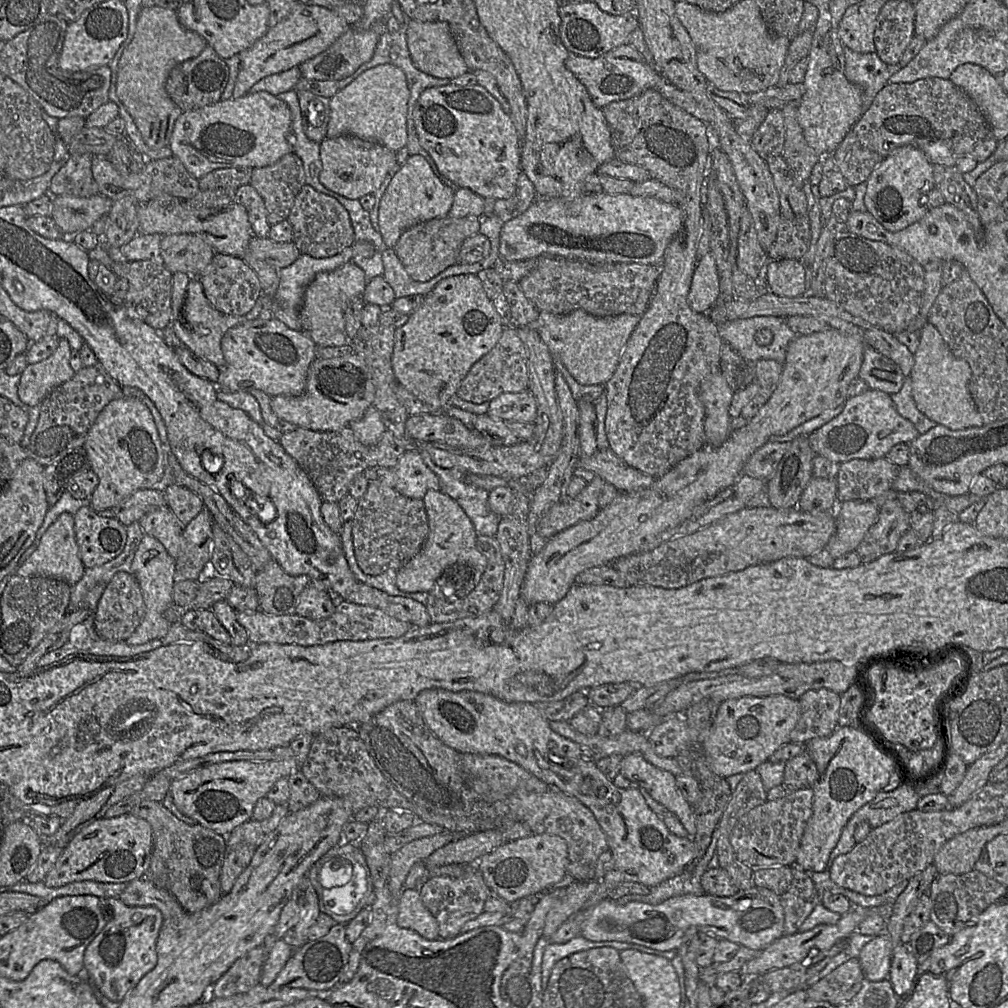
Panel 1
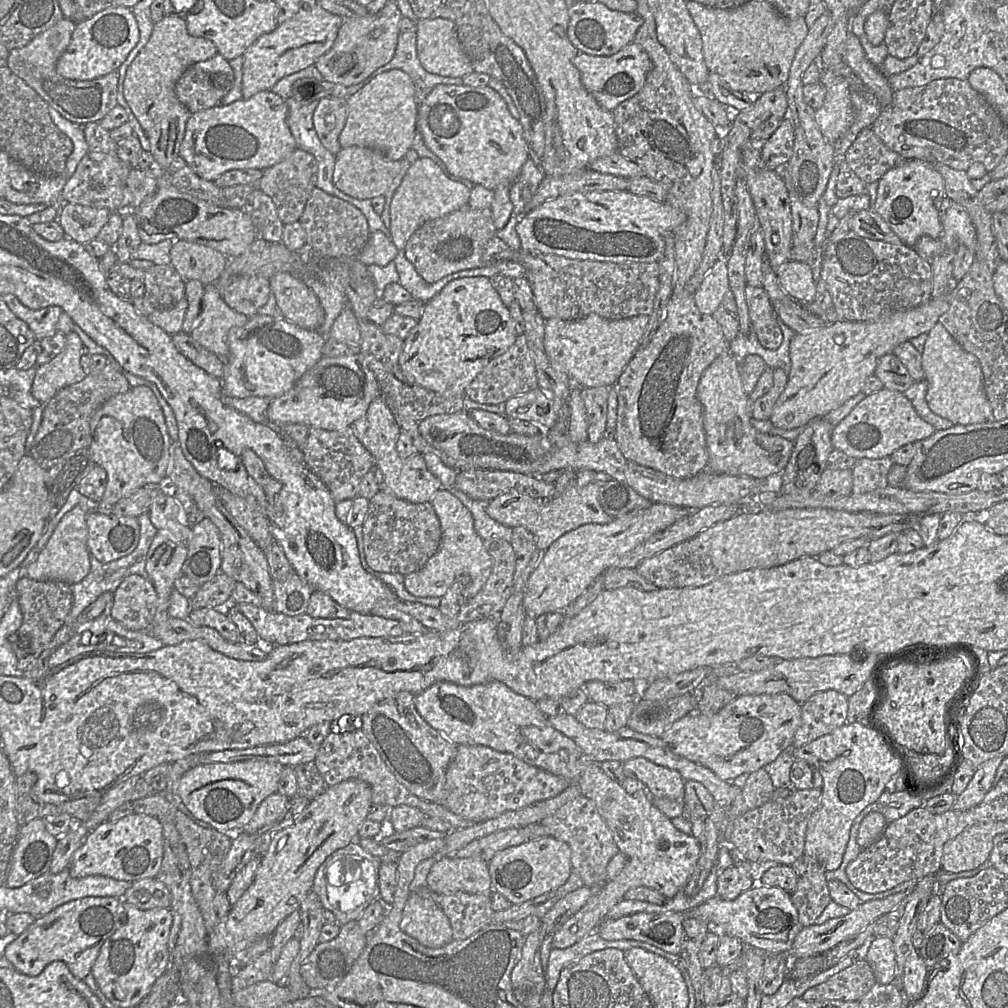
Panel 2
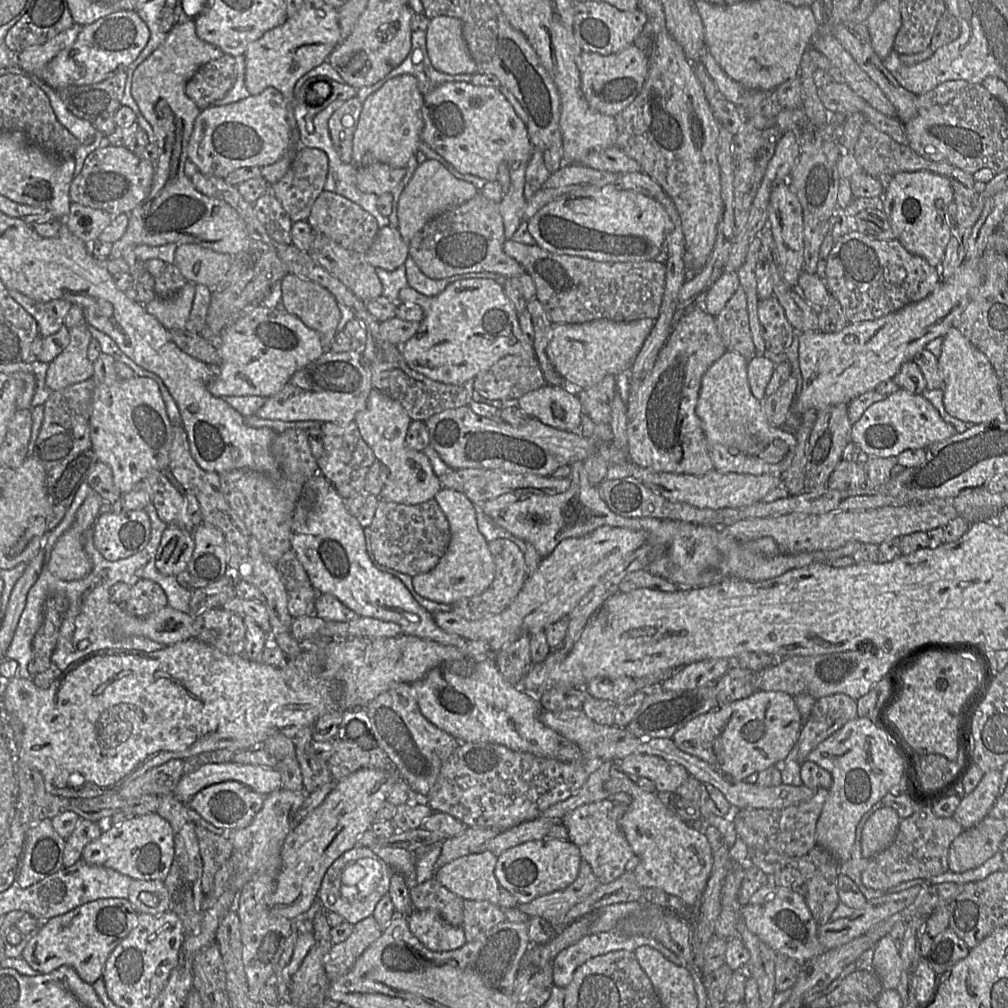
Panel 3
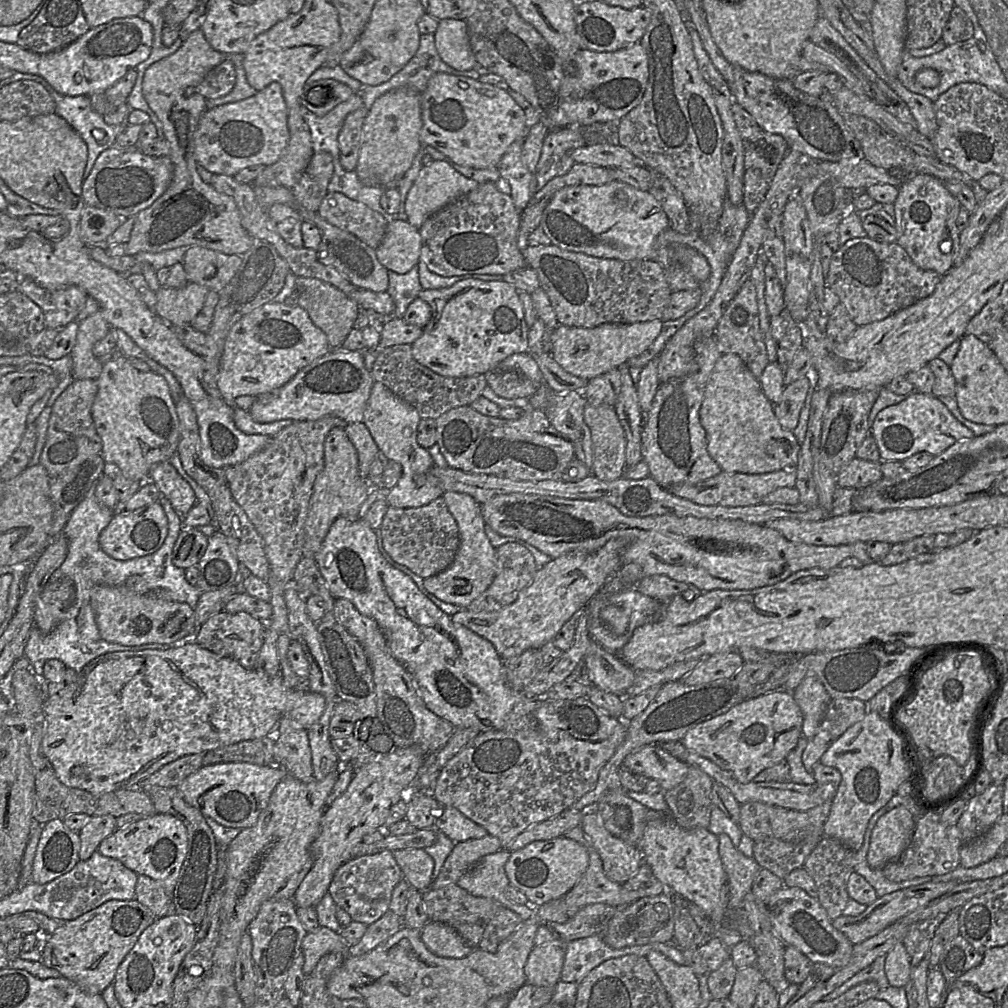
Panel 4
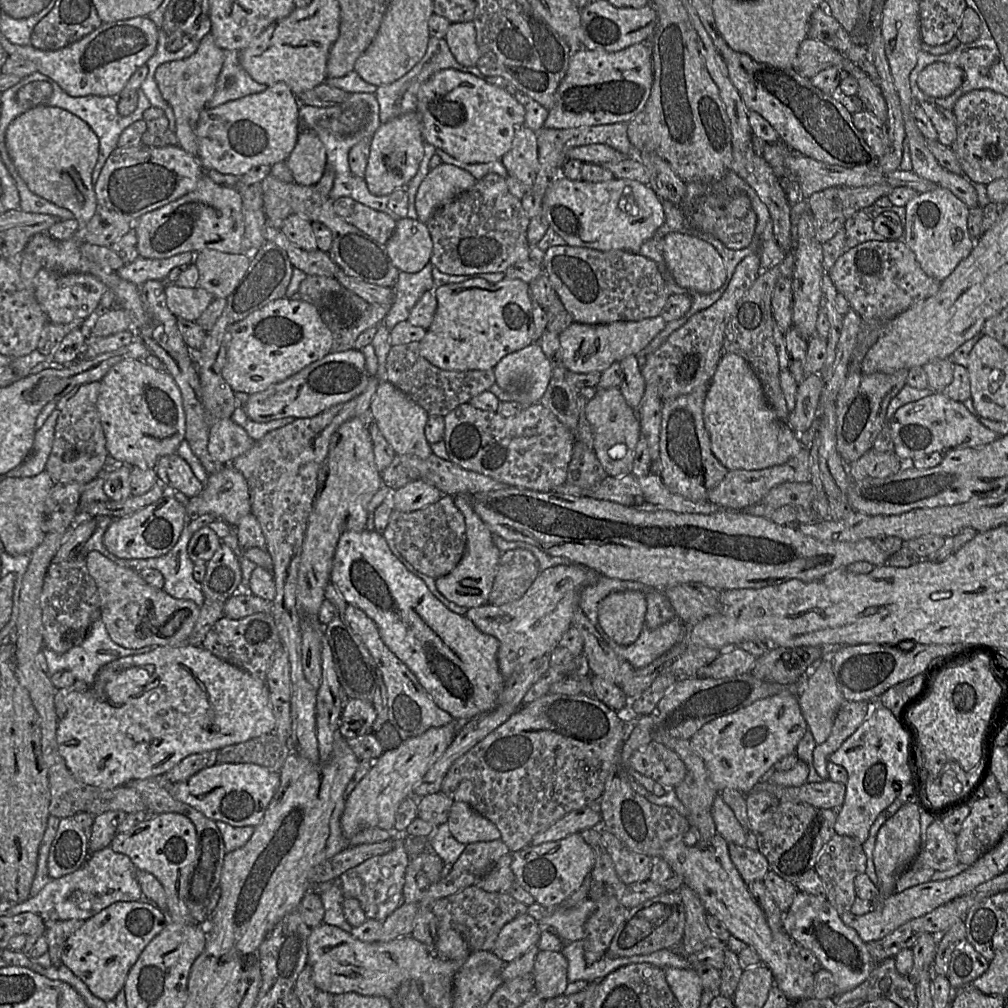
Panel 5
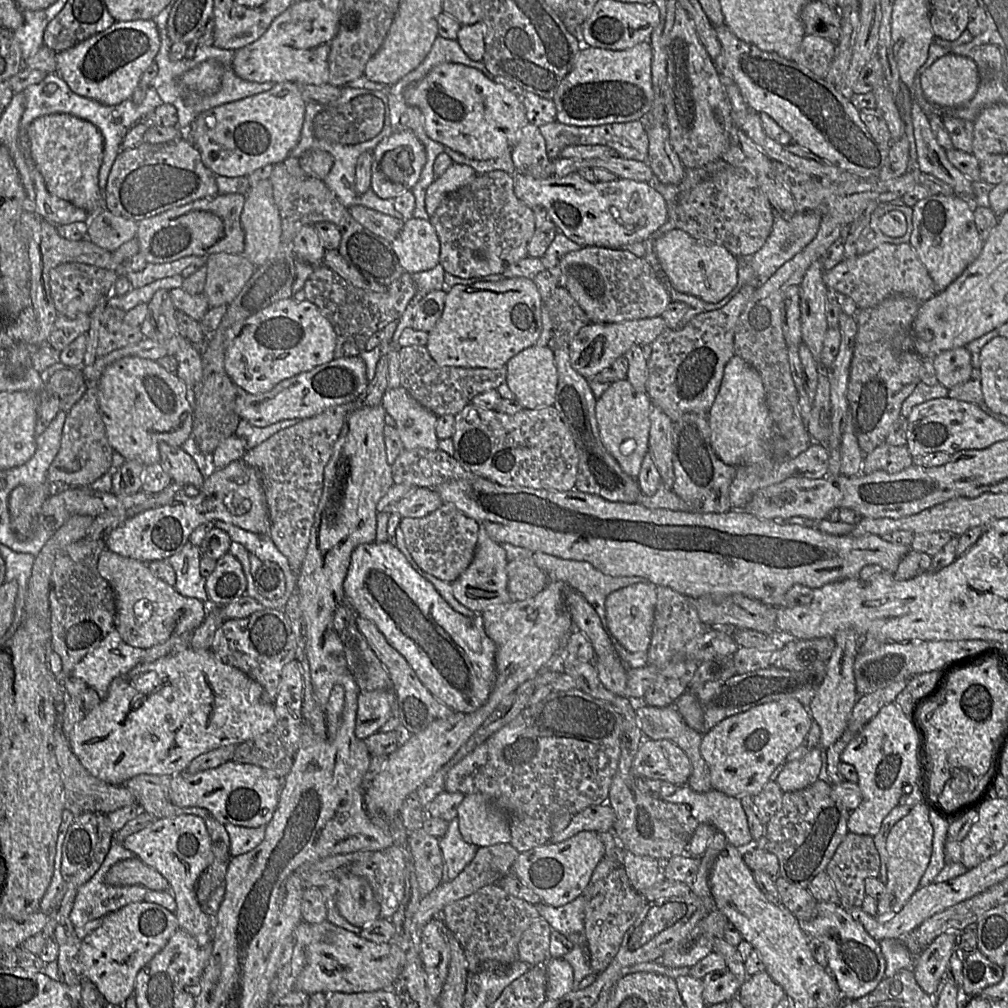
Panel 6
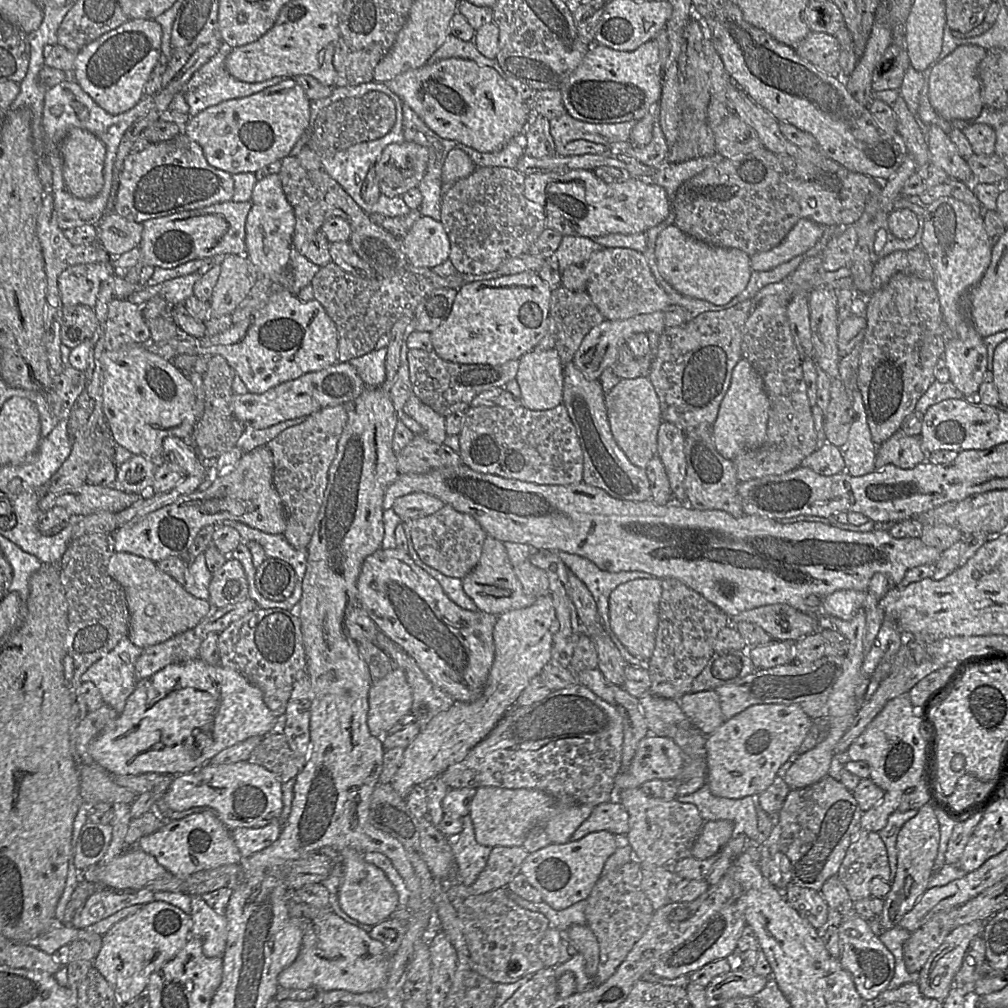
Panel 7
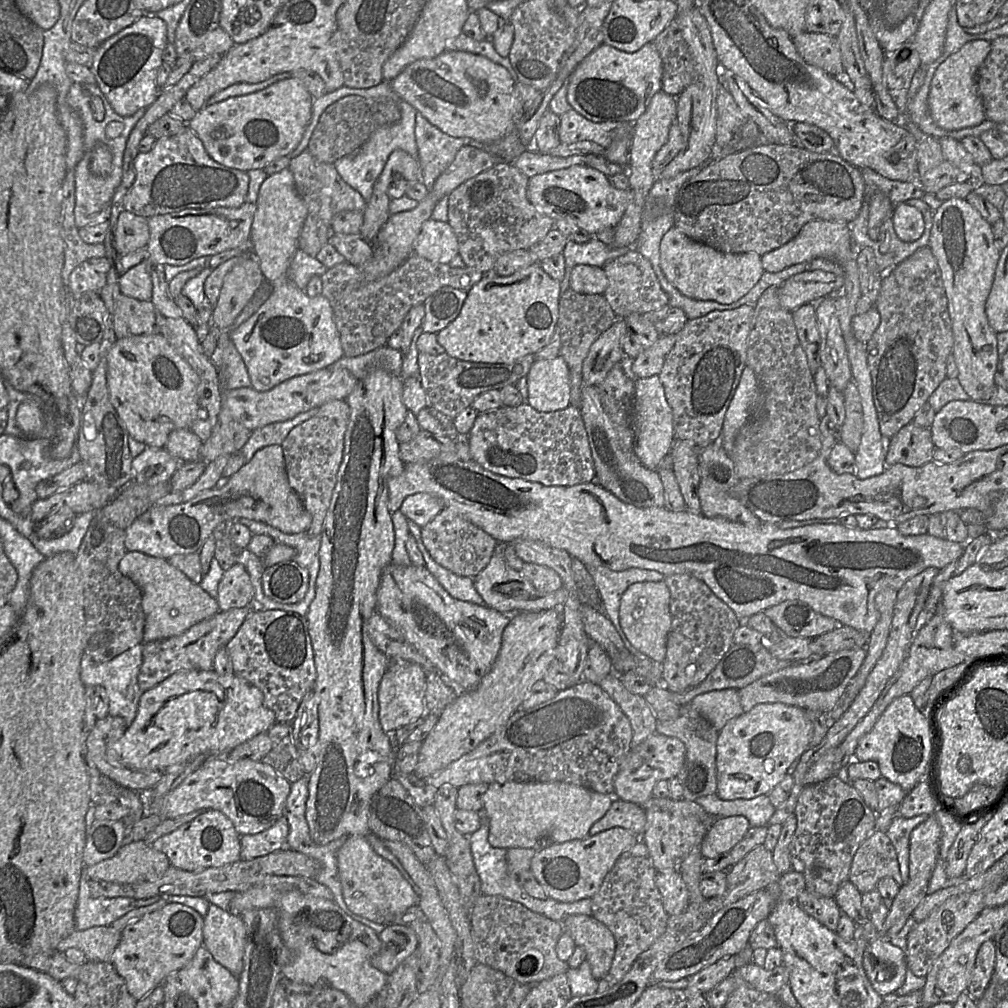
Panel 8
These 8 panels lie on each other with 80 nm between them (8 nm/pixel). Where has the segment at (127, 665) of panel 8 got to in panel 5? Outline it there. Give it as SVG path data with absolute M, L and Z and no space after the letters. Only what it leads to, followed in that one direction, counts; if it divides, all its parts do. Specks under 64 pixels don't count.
M97 619L92 623L88 635L81 645L75 646L63 654L57 654L53 650L45 647L42 653L45 657L50 675L60 670L67 670L71 672L78 681L83 681L90 686L94 683L98 672L107 664L122 657L147 653L154 648L155 646L145 646L138 649L130 649L116 644L110 638L103 622Z

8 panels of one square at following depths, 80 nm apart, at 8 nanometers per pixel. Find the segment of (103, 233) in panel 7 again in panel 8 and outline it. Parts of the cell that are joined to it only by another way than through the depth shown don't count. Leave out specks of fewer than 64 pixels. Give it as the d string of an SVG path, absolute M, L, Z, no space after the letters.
M123 211L117 218L112 235L114 247L120 256L145 250L150 237L148 218Z

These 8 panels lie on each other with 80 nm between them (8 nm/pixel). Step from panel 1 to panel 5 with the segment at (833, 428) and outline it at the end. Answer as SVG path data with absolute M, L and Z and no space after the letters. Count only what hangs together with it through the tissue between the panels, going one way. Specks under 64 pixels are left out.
M940 392L901 406L896 410L889 424L894 443L893 452L904 463L932 452L944 454L953 449L981 447L1000 436L985 427L980 422L979 416L965 404L950 399Z

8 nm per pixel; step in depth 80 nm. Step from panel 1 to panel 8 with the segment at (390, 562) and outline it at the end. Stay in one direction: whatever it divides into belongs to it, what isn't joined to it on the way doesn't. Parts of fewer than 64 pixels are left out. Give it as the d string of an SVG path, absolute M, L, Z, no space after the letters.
M444 508L429 523L421 527L421 540L435 562L451 572L474 578L489 563L497 541L480 527L457 514L450 508Z

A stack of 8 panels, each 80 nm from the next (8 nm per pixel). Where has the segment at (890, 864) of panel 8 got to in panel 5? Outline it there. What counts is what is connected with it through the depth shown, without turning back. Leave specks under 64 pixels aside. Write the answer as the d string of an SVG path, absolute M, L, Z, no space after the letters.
M835 834L822 850L814 870L823 882L826 900L840 916L849 912L857 899L854 879L857 875L865 874L866 866L867 857L863 850L863 844L853 837Z

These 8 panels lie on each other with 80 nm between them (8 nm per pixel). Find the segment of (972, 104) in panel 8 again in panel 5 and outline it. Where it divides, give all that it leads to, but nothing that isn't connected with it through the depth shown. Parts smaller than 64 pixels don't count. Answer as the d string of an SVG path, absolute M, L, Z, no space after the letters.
M935 62L923 69L917 78L921 91L933 98L952 95L964 80L964 71L951 64Z

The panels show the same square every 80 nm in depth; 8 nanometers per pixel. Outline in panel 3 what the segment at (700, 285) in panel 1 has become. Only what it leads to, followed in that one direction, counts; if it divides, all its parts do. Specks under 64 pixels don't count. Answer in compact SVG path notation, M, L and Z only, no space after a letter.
M723 271L720 277L704 292L702 304L704 311L715 317L739 288L740 281L737 273Z

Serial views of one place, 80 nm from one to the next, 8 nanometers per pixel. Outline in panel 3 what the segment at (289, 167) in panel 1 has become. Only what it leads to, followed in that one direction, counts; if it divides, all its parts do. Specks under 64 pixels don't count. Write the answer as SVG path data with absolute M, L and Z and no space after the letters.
M301 148L287 173L270 185L271 193L280 201L293 223L307 221L315 201L324 191L328 170L329 159L325 152L315 148Z

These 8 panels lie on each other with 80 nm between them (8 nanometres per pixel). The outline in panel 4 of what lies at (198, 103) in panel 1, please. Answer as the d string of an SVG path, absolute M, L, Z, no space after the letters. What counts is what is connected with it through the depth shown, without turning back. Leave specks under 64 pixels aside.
M229 59L224 60L213 68L196 87L189 87L186 96L200 94L206 100L216 99L227 95L234 87L236 80L235 67Z

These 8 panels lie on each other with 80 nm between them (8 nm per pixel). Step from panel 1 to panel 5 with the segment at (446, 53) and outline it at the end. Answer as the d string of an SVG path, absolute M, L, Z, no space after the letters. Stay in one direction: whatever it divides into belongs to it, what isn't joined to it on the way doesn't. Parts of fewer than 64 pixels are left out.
M473 22L451 23L444 39L459 64L467 67L477 65L479 48Z

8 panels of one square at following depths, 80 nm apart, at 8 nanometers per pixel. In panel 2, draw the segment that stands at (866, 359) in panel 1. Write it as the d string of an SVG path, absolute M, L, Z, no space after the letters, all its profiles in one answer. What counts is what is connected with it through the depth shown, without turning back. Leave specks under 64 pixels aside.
M892 353L883 355L877 361L873 376L889 390L905 392L914 383L907 368Z

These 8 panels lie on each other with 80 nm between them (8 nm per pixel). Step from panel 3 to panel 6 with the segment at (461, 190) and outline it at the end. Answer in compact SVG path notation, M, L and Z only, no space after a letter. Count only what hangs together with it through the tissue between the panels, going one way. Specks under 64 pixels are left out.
M453 163L440 177L428 187L425 195L427 213L432 216L444 198L476 178L475 170L463 164Z

